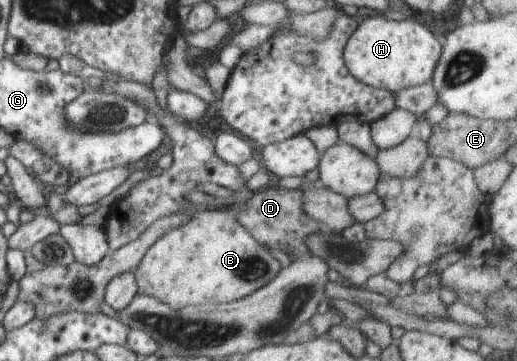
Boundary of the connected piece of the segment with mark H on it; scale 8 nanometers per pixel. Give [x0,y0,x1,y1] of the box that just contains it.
[344,16,442,93]

